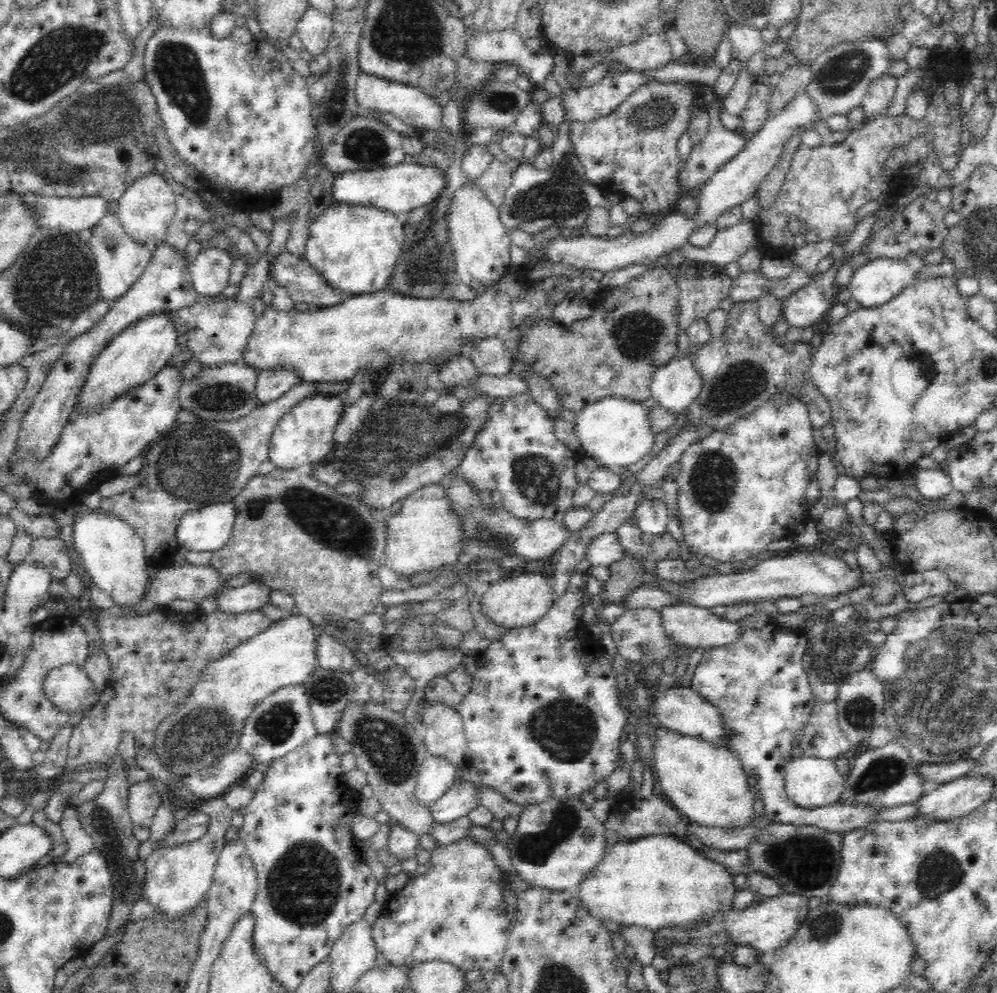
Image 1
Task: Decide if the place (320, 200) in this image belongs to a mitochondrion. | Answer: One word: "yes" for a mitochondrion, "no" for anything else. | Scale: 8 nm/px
no

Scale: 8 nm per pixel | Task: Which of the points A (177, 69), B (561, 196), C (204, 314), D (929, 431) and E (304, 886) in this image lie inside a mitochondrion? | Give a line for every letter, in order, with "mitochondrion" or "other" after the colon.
A: mitochondrion
B: mitochondrion
C: other
D: other
E: mitochondrion

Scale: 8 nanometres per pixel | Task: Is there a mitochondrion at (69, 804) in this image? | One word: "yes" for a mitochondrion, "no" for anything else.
no

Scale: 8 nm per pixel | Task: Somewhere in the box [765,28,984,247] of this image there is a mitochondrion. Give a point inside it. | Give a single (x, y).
(841, 73)

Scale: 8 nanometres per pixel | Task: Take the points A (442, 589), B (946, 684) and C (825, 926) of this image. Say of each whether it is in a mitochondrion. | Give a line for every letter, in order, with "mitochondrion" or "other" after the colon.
A: other
B: mitochondrion
C: mitochondrion

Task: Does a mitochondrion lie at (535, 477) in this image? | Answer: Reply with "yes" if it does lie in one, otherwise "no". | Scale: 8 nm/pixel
yes

